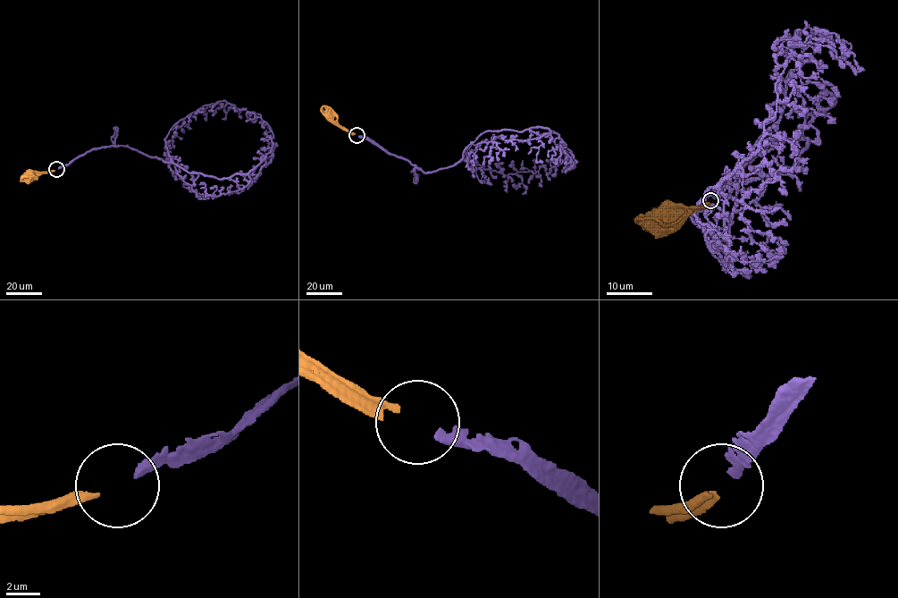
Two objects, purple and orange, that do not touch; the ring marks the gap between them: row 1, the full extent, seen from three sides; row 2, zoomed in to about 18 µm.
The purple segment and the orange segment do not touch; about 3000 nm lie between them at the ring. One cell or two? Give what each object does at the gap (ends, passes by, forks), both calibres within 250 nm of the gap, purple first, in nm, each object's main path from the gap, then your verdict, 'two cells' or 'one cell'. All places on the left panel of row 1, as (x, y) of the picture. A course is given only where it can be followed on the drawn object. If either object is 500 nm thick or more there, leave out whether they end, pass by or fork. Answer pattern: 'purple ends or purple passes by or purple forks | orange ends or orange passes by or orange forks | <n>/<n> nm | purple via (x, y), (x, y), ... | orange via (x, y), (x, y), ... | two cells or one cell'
purple ends | orange ends | 480/320 nm | purple via (58, 169), (94, 148), (123, 146), (189, 172), (247, 173), (273, 137), (259, 114), (250, 117) | orange via (54, 171), (33, 172), (28, 176) | one cell

